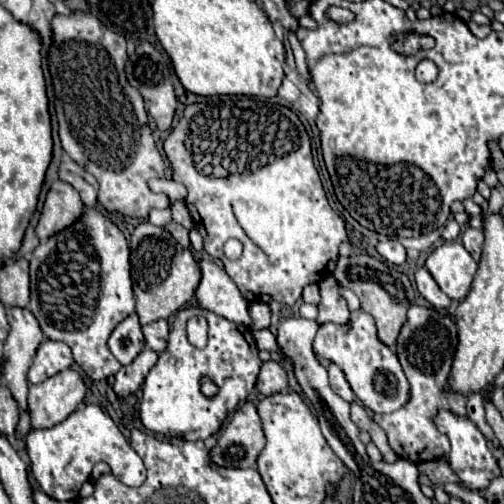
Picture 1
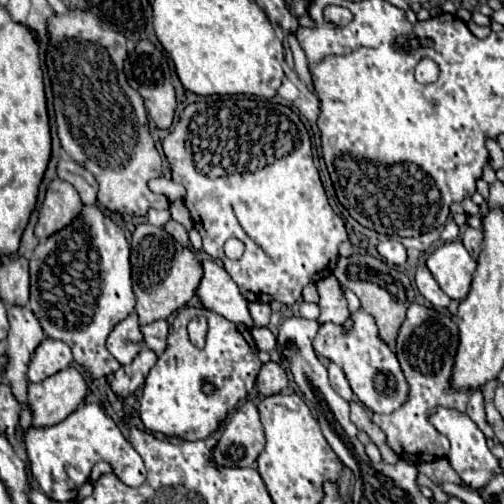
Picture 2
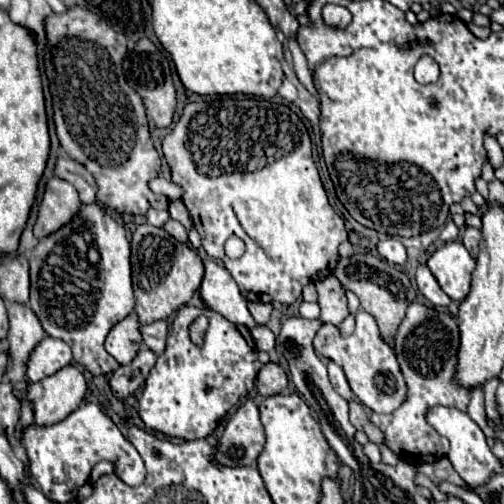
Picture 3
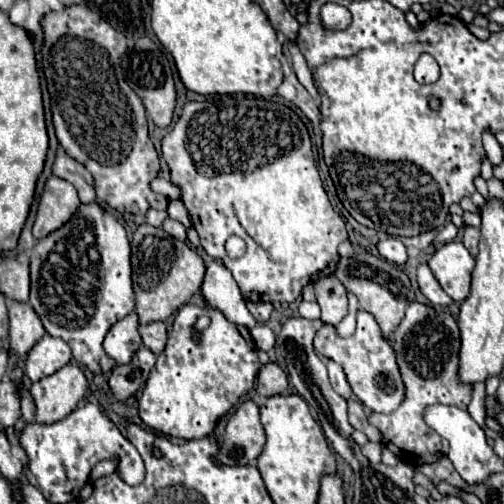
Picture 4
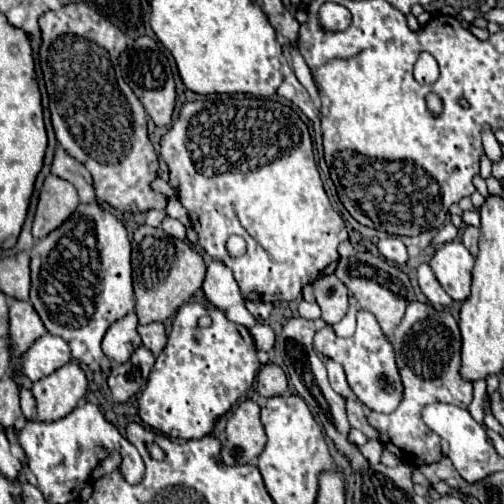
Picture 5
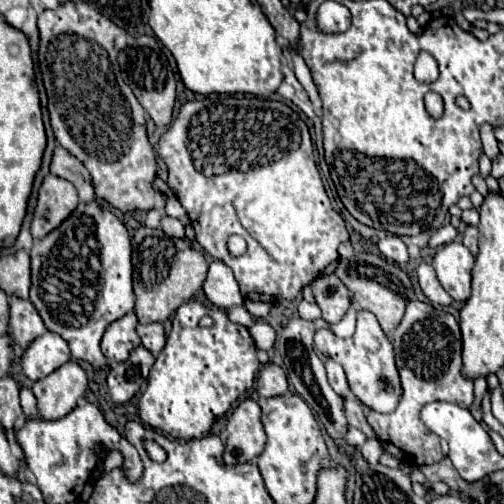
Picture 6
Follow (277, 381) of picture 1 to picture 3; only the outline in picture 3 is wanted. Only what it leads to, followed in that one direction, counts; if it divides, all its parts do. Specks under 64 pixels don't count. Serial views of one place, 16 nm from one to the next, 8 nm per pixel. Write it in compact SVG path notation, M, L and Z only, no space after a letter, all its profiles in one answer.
M268 362L260 368L258 378L256 378L258 394L274 396L274 394L284 392L286 388L288 388L288 376L276 362Z

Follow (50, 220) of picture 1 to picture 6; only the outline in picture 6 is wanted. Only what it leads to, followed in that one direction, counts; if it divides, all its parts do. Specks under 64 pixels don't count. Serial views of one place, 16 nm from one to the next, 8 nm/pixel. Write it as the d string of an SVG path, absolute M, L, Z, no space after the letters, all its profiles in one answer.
M48 174L38 192L38 204L32 220L32 236L38 240L58 228L76 210L76 204L76 188L68 180Z

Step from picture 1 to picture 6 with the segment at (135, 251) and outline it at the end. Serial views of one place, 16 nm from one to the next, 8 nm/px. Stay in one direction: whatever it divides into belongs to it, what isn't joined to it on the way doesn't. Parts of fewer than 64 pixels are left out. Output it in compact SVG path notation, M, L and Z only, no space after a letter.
M140 226L132 238L132 266L134 266L134 294L136 316L140 324L164 322L176 308L188 302L204 284L206 260L186 240L170 238L162 228Z

